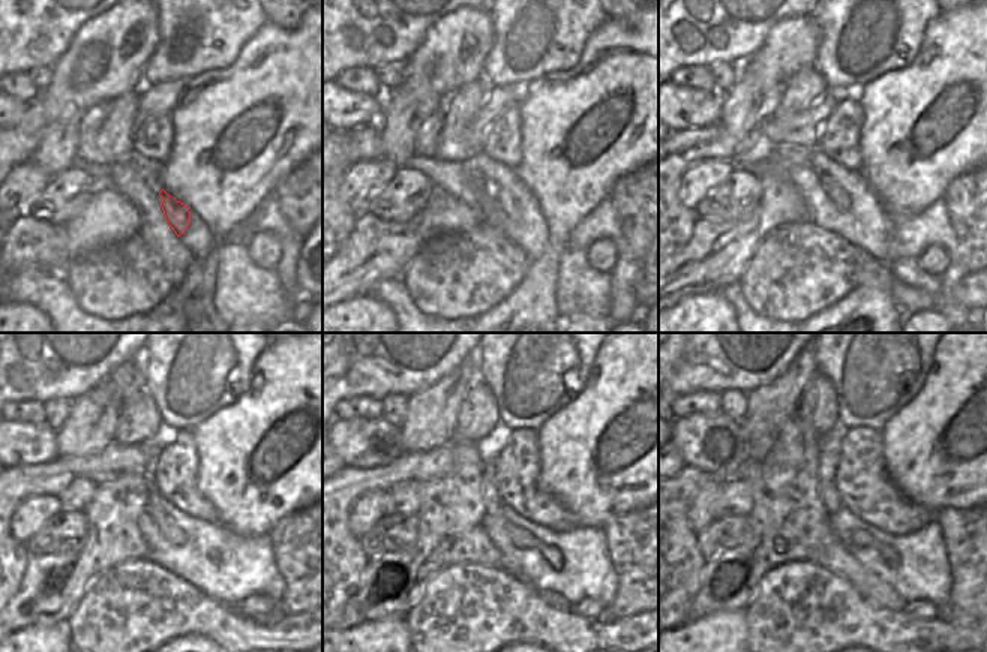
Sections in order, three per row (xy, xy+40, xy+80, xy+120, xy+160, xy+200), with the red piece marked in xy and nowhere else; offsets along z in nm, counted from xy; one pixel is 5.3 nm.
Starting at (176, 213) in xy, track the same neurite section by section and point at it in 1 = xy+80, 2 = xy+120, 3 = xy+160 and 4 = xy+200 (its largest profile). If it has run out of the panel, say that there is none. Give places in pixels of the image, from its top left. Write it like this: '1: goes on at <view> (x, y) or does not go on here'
1: goes on at xy+80 (836, 194)
2: goes on at xy+120 (167, 526)
3: goes on at xy+160 (488, 447)
4: goes on at xy+200 (831, 441)

